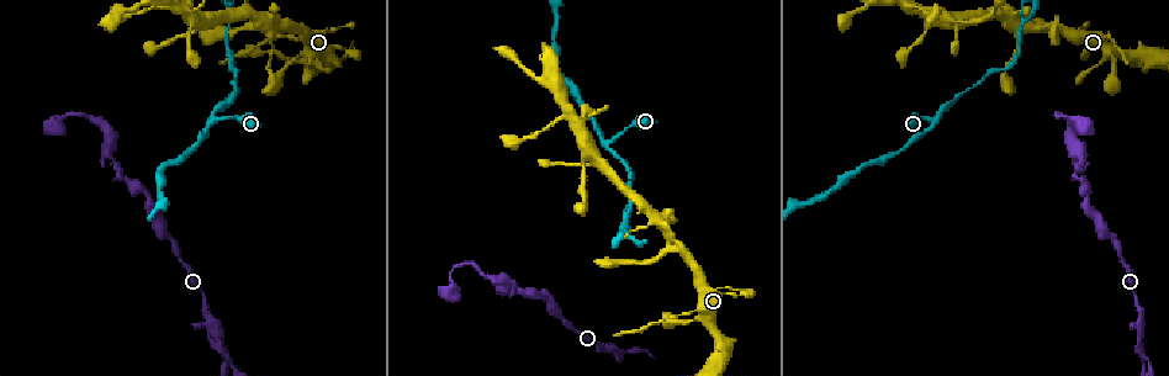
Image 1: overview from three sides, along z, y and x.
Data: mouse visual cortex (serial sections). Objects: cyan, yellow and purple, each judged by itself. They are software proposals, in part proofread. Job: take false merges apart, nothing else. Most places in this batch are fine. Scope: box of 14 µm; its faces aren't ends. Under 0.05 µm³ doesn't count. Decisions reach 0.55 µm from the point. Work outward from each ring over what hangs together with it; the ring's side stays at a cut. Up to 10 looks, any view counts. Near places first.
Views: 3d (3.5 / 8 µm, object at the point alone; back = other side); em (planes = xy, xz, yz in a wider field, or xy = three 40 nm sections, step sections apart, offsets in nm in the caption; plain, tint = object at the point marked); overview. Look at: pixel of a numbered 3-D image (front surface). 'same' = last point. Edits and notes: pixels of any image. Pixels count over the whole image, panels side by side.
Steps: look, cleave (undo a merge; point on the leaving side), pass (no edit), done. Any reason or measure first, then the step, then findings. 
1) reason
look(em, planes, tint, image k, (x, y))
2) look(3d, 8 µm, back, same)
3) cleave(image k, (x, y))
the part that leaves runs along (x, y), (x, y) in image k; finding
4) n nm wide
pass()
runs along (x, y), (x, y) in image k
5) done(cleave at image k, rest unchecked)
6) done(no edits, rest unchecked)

three-way junction
look(3d, 8 µm, image 1, (228, 356))

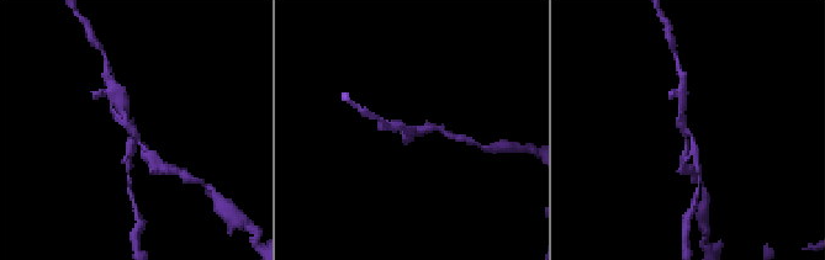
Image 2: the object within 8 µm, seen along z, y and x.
closer look
look(3d, 3.5 µm, image 2, (131, 133))

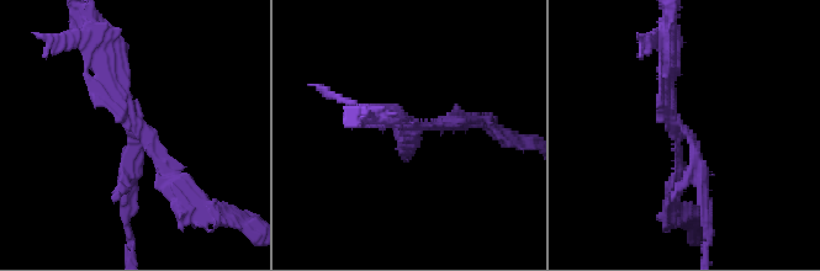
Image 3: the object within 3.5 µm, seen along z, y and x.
3 arms; arms of 150, 150, 150 nm
look(em, xy, step 1, tint, image 3, (683, 129))

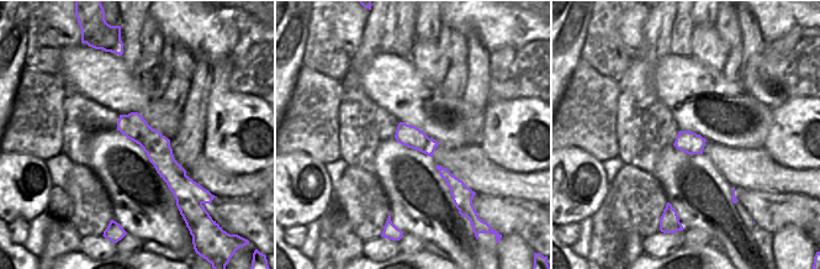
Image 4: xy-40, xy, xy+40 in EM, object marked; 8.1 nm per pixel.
cleave(image 3, (126, 195))
the part that leaves runs along (131, 157), (131, 171), (112, 201) in image 3; a second cell is stuck on

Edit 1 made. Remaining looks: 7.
four or more arms meet
look(3d, 3.5 µm, image 1, (944, 22))

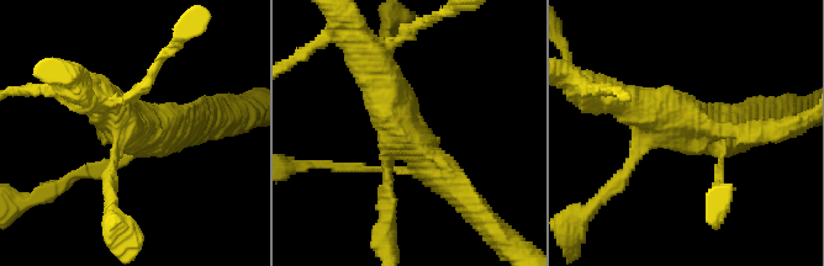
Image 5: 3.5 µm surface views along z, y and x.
now the EM
look(em, planes, tint, image 5, (691, 128))

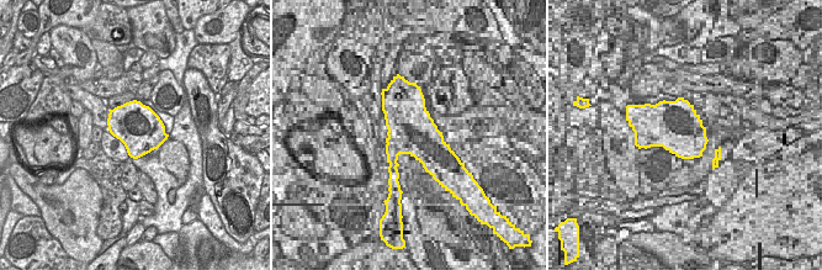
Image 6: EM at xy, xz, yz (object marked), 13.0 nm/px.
look(em, xy, step 5, tint, same)

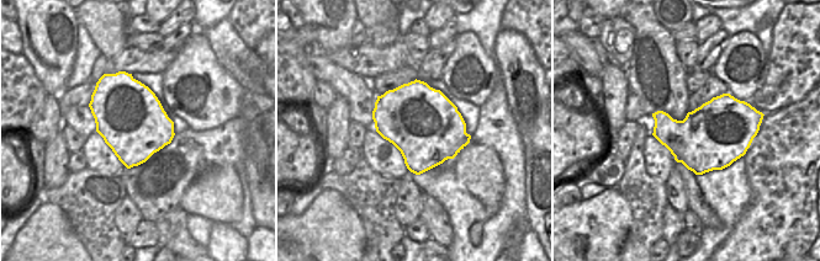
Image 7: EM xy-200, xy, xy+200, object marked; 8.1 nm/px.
pass()
runs along (466, 198), (399, 129), (371, 76) in image 5; one cell here

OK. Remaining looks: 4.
sharp bend
look(3d, 3.5 µm, image 1, (76, 112))

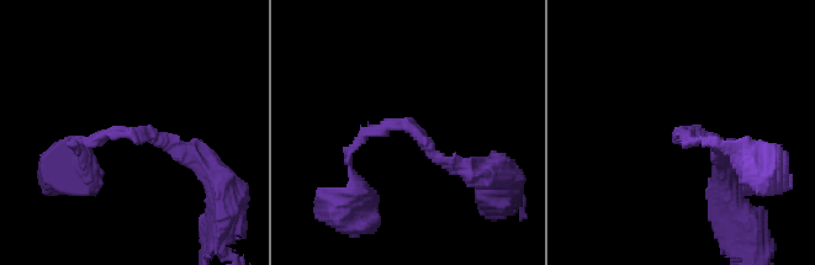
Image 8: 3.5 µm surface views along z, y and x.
arms of 150, 200 nm; now the EM
look(em, xy, step 1, tint, image 8, (127, 133))

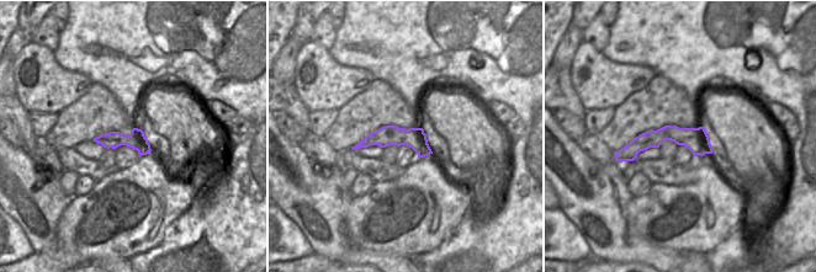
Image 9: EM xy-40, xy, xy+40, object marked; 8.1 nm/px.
pass()
runs along (709, 149), (660, 136), (620, 156) in image 9; one cell here

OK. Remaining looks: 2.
calibre changes
look(3d, 3.5 µm, image 1, (525, 137))

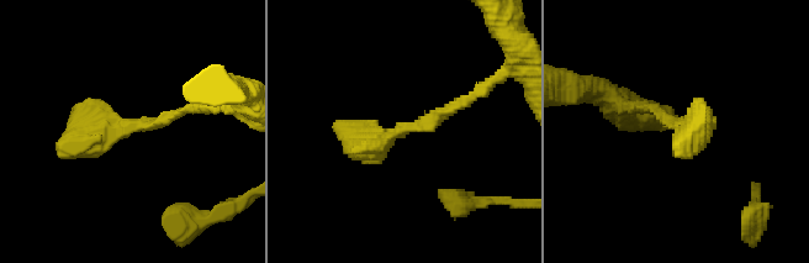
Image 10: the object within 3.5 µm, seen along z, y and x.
shape alone is not enough
look(em, xy, step 1, tint, image 10, (133, 124))

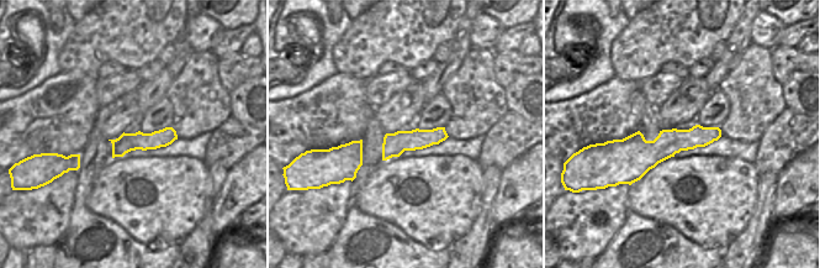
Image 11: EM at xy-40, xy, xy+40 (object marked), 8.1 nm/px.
pass()
runs along (200, 108), (101, 130), (59, 153) in image 10; all the same cell

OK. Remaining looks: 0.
done(cleave at image 3, rest unchecked)

